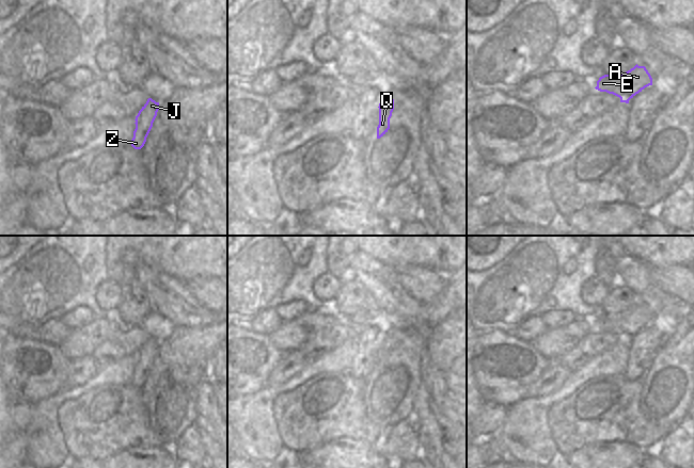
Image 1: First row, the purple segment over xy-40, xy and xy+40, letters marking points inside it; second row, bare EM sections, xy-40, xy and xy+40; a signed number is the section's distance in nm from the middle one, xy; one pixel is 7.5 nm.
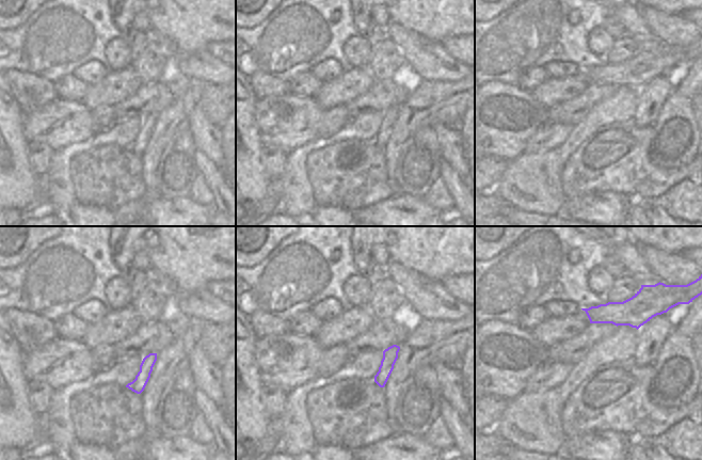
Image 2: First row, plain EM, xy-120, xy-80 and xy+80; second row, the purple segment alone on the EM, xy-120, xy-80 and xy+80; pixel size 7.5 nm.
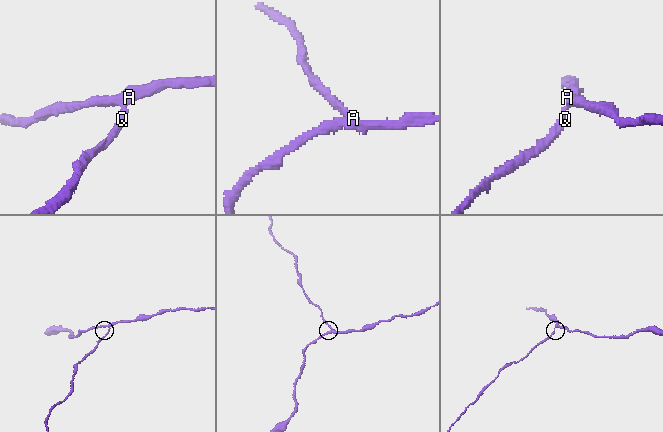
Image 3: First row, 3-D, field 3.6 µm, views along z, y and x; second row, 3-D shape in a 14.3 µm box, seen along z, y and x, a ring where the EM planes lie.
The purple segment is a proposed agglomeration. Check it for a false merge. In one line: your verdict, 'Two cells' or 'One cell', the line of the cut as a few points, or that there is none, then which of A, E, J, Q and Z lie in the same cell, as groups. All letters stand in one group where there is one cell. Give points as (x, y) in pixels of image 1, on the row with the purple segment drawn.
Two cells. Split along xy+40 (620, 97), (628, 100). Groups: A E / J Q Z

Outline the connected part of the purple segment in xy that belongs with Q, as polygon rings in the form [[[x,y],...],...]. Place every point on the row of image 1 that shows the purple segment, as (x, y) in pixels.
[[[383,96],[378,108],[379,108],[379,125],[377,127],[377,139],[380,139],[390,129],[390,118],[394,110],[393,97]]]

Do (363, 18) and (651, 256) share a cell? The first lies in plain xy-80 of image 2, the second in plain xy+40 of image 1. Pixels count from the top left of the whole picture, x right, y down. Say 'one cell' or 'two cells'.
one cell

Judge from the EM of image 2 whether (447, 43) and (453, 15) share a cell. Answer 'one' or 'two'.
two

